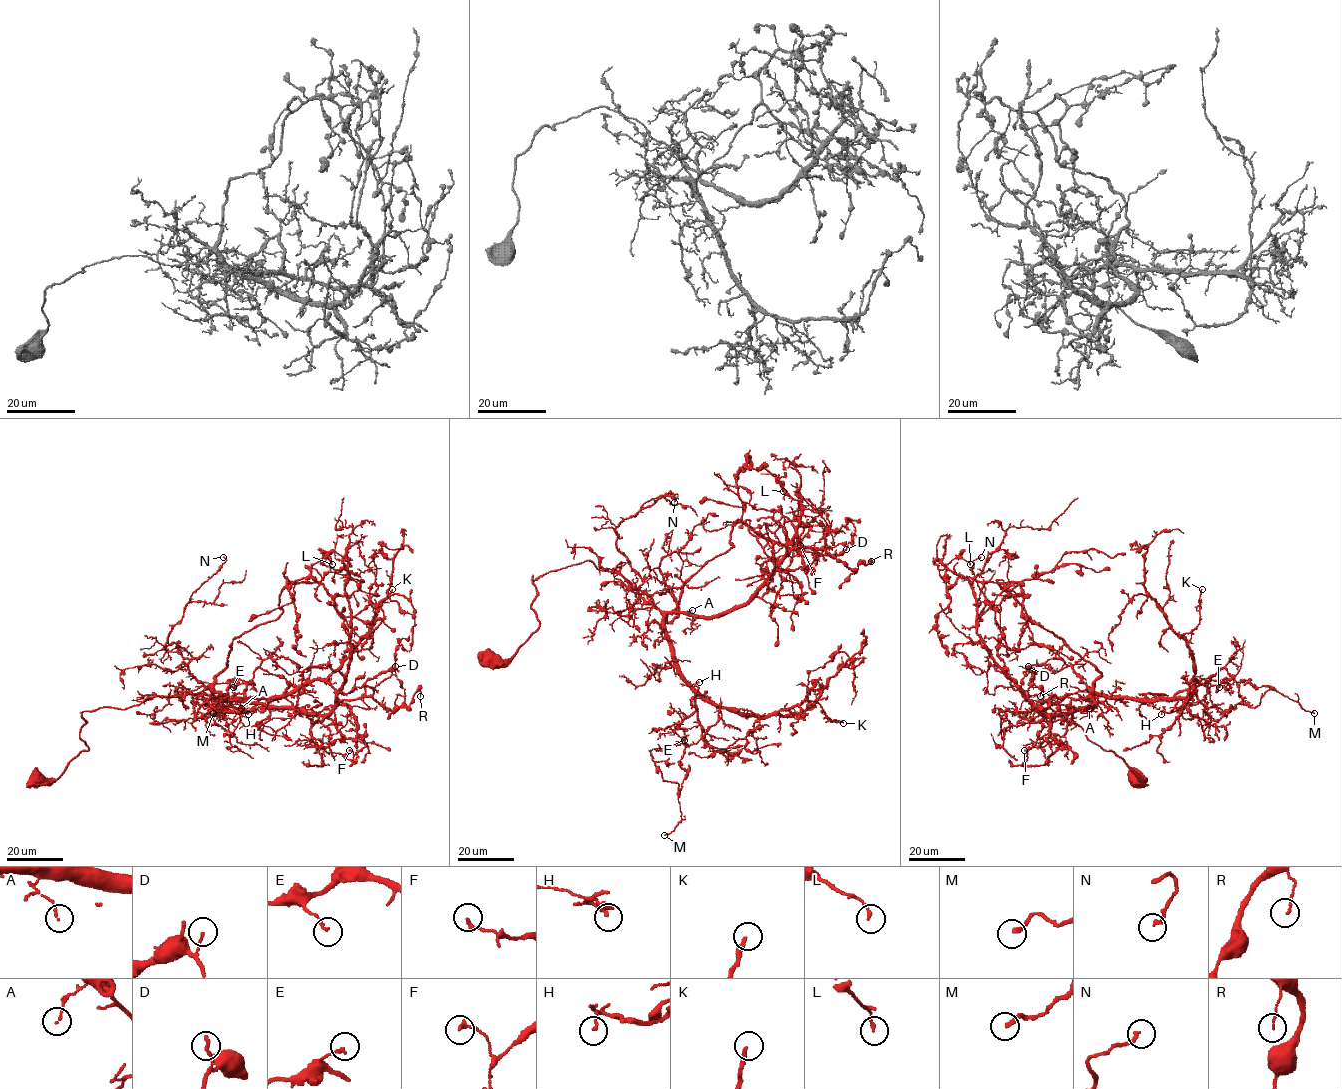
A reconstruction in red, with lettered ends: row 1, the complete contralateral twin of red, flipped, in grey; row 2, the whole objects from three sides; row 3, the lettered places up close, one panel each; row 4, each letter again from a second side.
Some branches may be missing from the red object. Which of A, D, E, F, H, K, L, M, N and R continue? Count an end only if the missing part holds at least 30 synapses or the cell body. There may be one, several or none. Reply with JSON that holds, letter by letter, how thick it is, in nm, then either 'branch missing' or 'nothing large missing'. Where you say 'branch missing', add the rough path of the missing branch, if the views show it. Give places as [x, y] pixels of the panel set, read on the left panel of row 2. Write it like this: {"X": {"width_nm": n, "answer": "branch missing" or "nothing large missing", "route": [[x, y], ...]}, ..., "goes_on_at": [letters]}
{"A": {"width_nm": 100, "answer": "nothing large missing"}, "D": {"width_nm": 100, "answer": "nothing large missing"}, "E": {"width_nm": 110, "answer": "nothing large missing"}, "F": {"width_nm": 200, "answer": "nothing large missing"}, "H": {"width_nm": 110, "answer": "nothing large missing"}, "K": {"width_nm": 240, "answer": "nothing large missing"}, "L": {"width_nm": 140, "answer": "nothing large missing"}, "M": {"width_nm": 190, "answer": "branch missing", "route": [[213, 713], [210, 714], [215, 701], [212, 703]]}, "N": {"width_nm": 160, "answer": "nothing large missing"}, "R": {"width_nm": 100, "answer": "nothing large missing"}, "goes_on_at": ["M"]}

